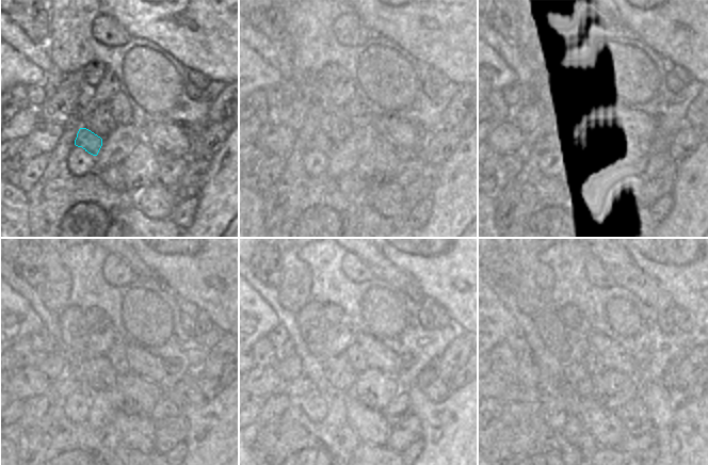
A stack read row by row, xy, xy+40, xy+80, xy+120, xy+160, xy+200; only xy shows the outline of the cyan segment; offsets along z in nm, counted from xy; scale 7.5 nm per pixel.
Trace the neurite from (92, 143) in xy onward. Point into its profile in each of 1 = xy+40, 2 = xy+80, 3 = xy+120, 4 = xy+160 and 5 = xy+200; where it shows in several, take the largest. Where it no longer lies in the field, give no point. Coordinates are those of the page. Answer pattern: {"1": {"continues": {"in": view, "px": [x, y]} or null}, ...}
{"1": {"continues": {"in": "xy+40", "px": [310, 133]}}, "2": {"continues": {"in": "xy+80", "px": [547, 139]}}, "3": {"continues": {"in": "xy+120", "px": [62, 387]}}, "4": {"continues": {"in": "xy+160", "px": [298, 388]}}, "5": {"continues": {"in": "xy+200", "px": [514, 391]}}}

